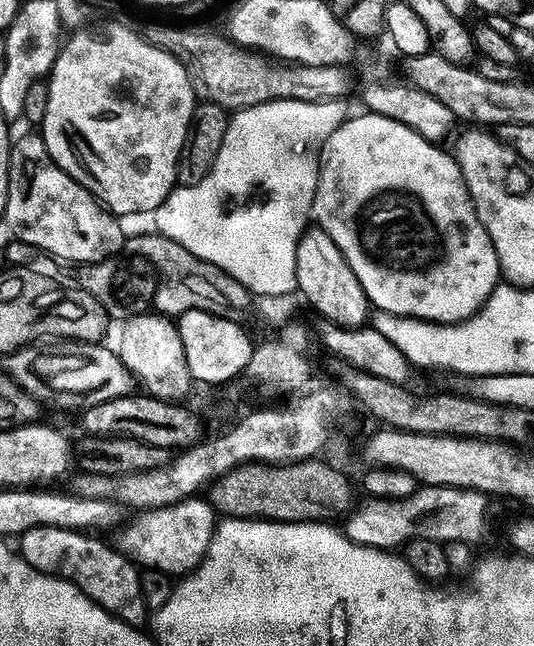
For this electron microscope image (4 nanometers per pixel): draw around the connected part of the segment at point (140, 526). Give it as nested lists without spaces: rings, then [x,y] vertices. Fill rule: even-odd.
[[[185,498],[176,504],[144,510],[133,516],[136,517],[132,521],[129,519],[120,532],[119,551],[137,565],[157,568],[176,578],[200,565],[218,523],[217,513],[204,498]]]

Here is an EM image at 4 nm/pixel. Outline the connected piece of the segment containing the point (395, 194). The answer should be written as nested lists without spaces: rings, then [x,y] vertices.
[[[365,111],[363,115],[353,115],[345,120],[324,144],[320,177],[312,203],[311,219],[315,227],[326,230],[326,234],[334,238],[334,246],[342,250],[346,262],[350,262],[350,270],[358,274],[358,282],[362,282],[362,290],[366,290],[368,303],[373,309],[395,316],[413,316],[415,320],[431,320],[434,324],[456,324],[459,320],[470,319],[487,302],[496,285],[501,283],[502,277],[494,242],[490,242],[490,234],[486,234],[486,226],[482,226],[474,210],[455,155],[451,151],[443,152],[439,143],[422,138],[422,134],[410,130],[410,126],[402,126],[402,122],[394,122],[394,118],[386,118],[370,111]]]

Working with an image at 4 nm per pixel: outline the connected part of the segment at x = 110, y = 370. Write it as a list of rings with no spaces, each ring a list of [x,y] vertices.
[[[61,340],[55,342],[44,342],[39,345],[40,353],[36,356],[36,348],[29,346],[21,348],[20,351],[11,353],[7,357],[8,365],[6,371],[15,380],[17,386],[25,388],[41,405],[53,404],[56,408],[77,408],[83,410],[110,402],[110,398],[122,398],[133,395],[134,377],[122,361],[117,358],[115,351],[111,347],[103,348],[105,345],[100,342],[81,342],[79,340]]]

